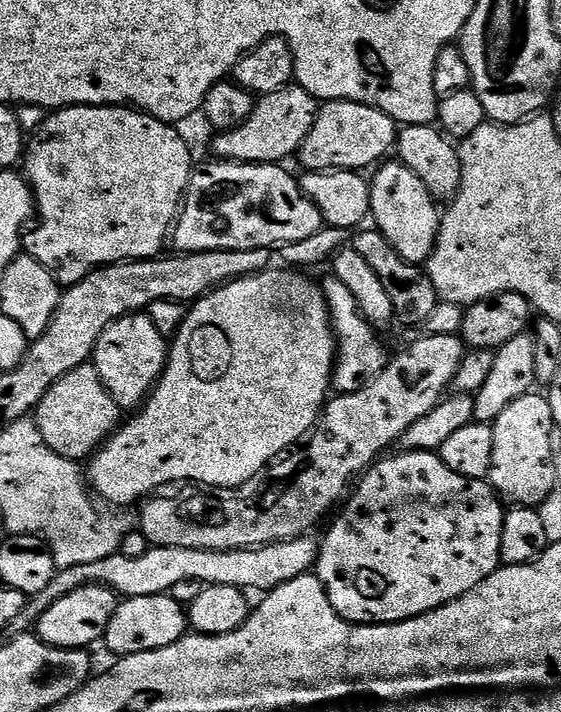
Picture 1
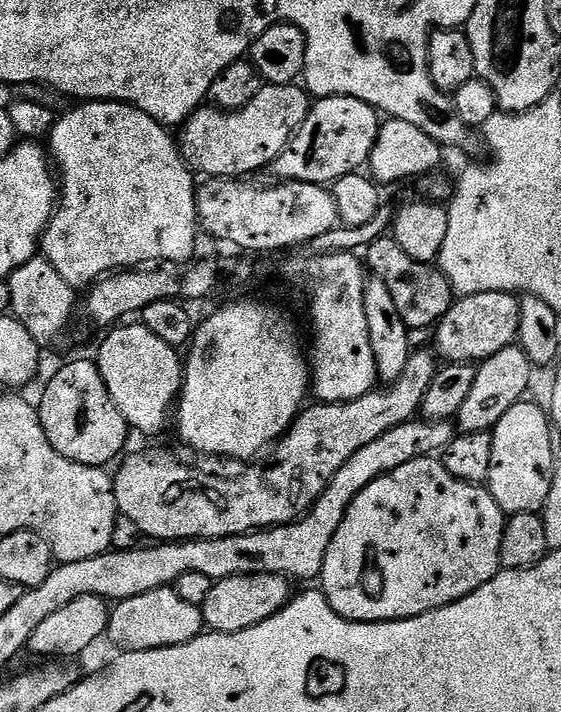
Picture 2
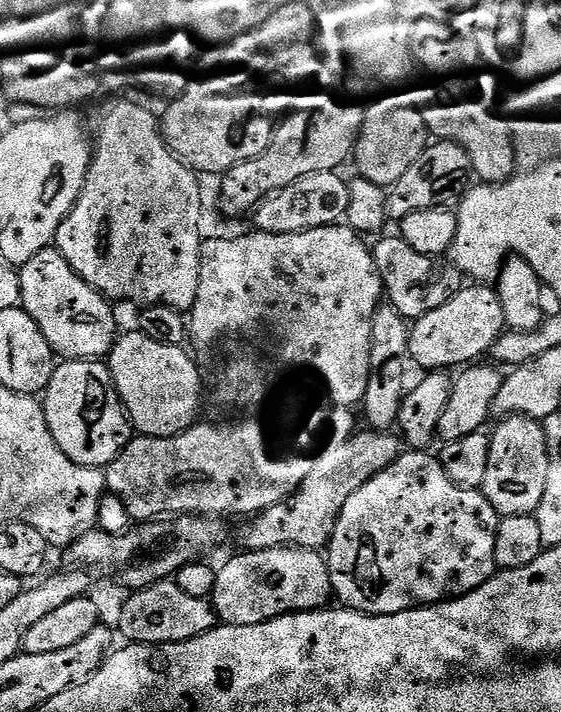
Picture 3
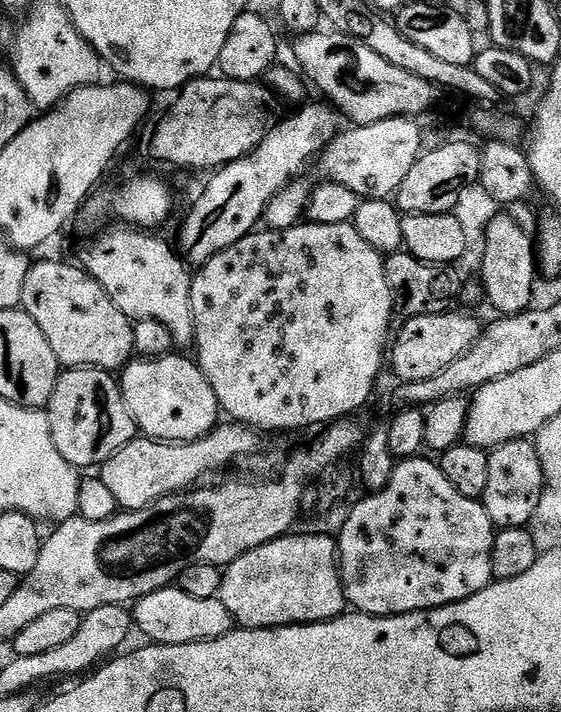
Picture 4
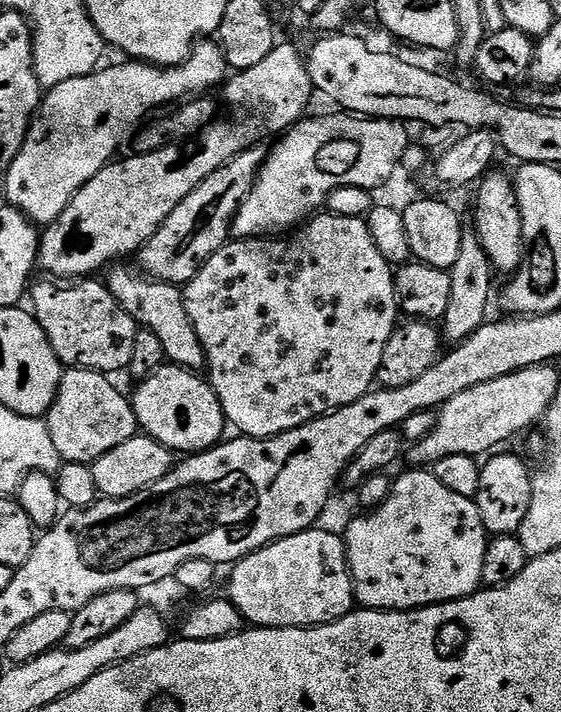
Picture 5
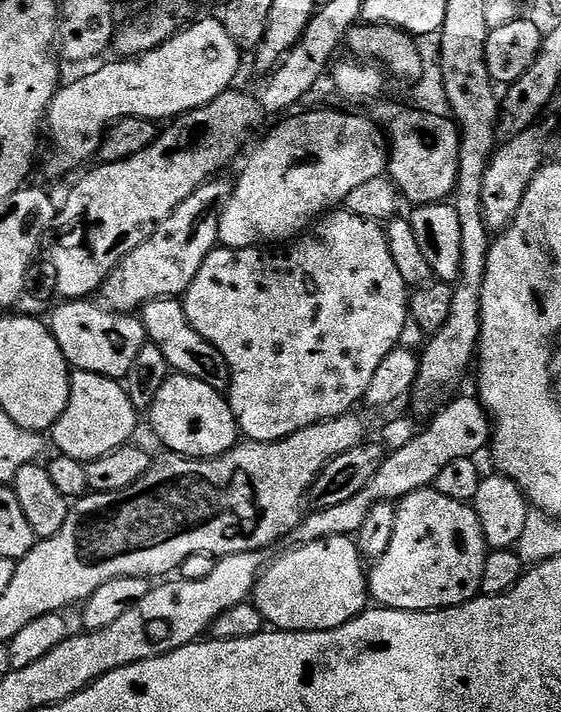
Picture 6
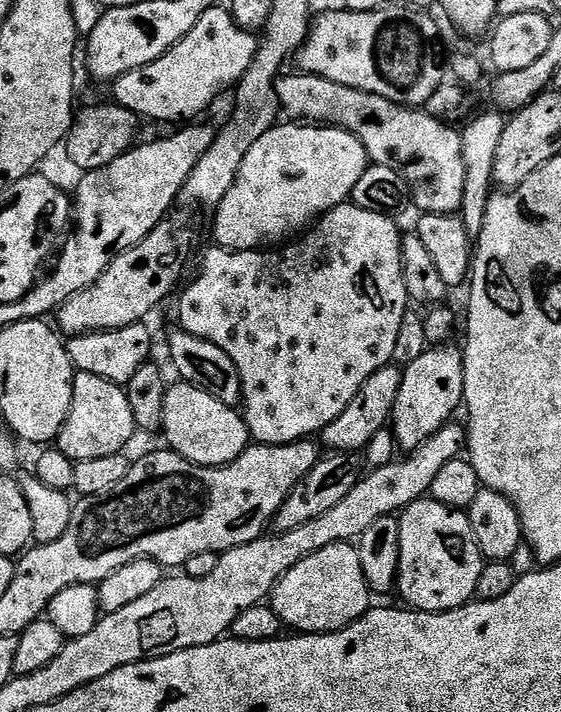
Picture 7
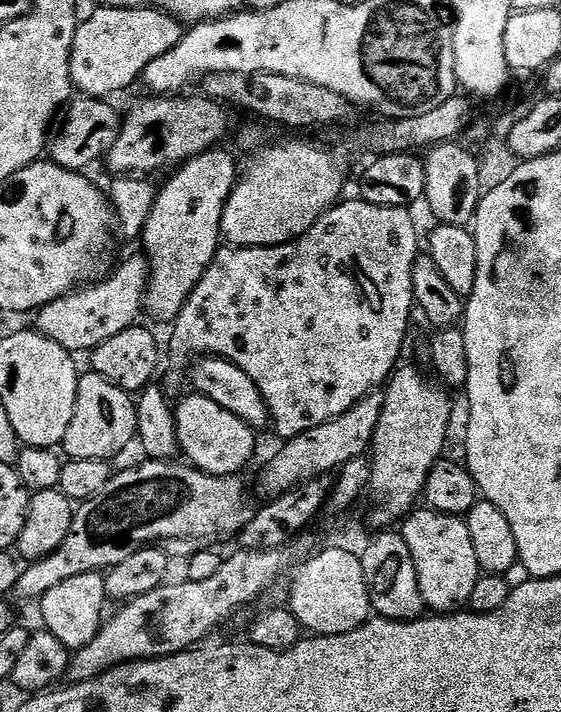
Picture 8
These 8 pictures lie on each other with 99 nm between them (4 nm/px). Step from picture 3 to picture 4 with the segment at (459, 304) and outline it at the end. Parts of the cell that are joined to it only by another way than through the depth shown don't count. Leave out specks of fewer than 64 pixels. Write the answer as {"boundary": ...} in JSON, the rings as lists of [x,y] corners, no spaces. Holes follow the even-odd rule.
{"boundary":[[[449,310],[442,314],[426,314],[425,316],[409,316],[403,321],[400,333],[395,333],[390,344],[390,364],[392,372],[400,382],[422,382],[422,378],[434,378],[434,374],[442,374],[450,362],[458,362],[470,346],[480,337],[482,323],[476,316],[468,312]]]}

